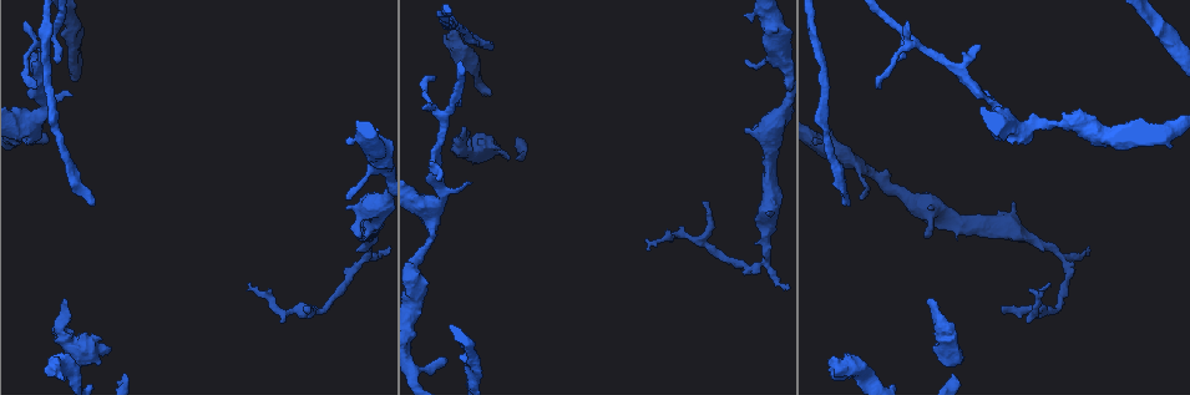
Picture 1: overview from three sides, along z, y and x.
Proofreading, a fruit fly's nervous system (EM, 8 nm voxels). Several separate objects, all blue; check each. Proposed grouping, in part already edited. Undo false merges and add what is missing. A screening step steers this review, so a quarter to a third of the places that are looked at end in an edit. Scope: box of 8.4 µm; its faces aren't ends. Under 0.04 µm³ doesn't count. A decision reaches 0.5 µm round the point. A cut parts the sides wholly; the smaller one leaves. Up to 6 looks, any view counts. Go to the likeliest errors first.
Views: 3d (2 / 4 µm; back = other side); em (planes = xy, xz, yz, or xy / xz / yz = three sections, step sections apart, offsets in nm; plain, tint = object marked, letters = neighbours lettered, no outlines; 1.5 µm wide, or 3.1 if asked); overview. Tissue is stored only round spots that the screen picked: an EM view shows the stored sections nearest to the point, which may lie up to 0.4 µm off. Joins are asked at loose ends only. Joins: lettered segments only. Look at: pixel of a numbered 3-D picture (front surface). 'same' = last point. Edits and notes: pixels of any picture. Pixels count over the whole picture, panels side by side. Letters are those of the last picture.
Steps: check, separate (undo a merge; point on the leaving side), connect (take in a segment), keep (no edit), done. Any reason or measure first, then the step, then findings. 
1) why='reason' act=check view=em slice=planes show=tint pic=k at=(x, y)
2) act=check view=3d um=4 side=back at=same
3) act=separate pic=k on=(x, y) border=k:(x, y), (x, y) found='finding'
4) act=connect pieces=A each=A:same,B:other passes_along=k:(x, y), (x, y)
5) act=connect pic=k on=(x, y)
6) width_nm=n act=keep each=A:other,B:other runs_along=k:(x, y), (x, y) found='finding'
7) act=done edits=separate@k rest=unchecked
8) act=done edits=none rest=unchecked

act=check view=em slice=planes show=letters pic=1 at=(930, 300)

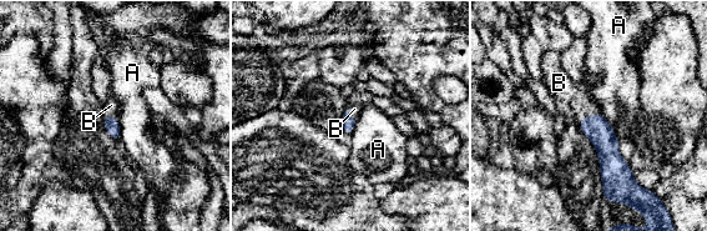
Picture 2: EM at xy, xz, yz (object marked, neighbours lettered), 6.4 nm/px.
longest_contact=A:220nm act=connect pieces=B each=A:other,B:same found='the cell continues'

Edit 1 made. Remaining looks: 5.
why='see it whole again' act=check view=overview

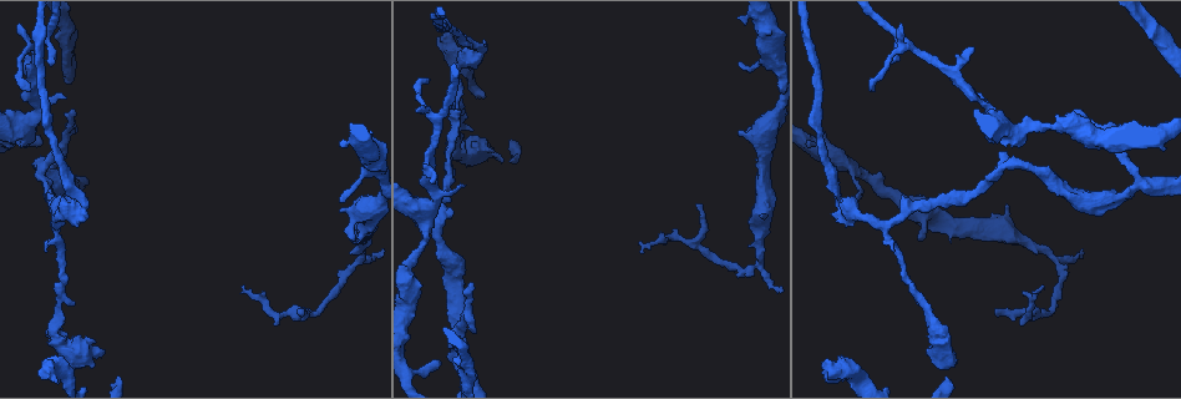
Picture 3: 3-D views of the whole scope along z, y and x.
why='stops while still wide' act=check view=em slice=planes show=tint pic=3 at=(47, 362)

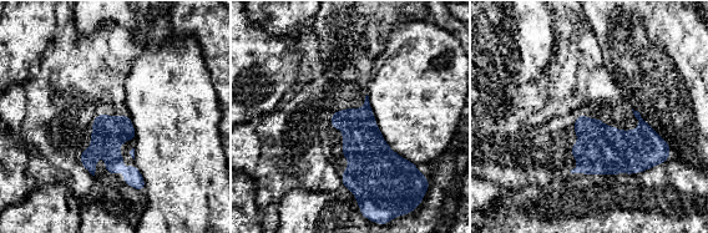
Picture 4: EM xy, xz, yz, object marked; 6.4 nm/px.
why='see the neighbours' act=check view=em slice=planes show=letters at=same

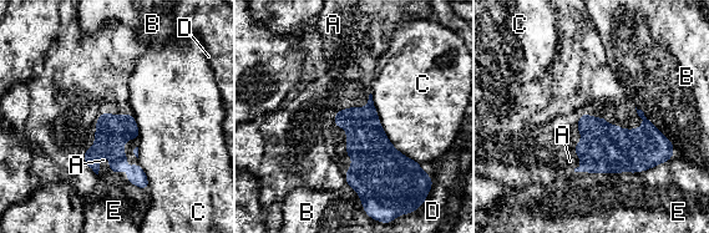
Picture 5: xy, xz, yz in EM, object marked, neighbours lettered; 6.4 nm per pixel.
act=connect pieces=A each=A:same,B:other,C:other,D:other,E:other found='the cell continues'

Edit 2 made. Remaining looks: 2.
act=done edits=connect@2,connect@5 rest=unchecked

